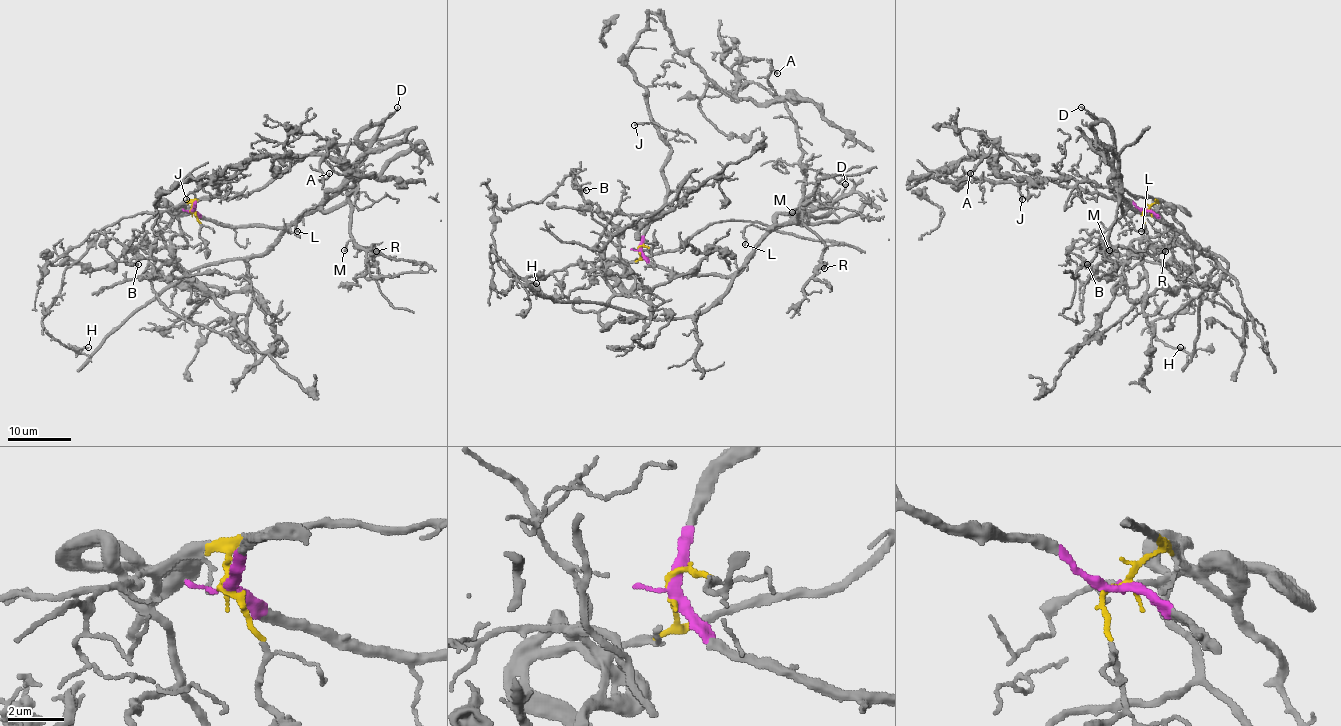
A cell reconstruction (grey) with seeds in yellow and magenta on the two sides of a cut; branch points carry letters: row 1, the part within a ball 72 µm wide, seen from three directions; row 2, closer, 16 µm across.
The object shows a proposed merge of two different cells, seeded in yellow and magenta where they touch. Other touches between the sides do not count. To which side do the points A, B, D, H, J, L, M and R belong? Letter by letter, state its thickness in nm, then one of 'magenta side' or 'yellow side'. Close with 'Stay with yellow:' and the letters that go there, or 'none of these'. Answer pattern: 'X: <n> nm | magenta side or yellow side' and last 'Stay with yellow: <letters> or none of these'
A: 110 nm | magenta side
B: 140 nm | yellow side
D: 90 nm | magenta side
H: 110 nm | yellow side
J: 110 nm | magenta side
L: 120 nm | magenta side
M: 150 nm | magenta side
R: 140 nm | magenta side
Stay with yellow: B, H

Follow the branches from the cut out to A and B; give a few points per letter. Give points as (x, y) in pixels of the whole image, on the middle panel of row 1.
A: (639, 249), (677, 273), (731, 276), (794, 215), (805, 166), (797, 124), (768, 83), (776, 73)
B: (639, 249), (640, 257), (619, 260), (618, 246), (592, 217), (575, 174), (573, 188), (586, 190)

